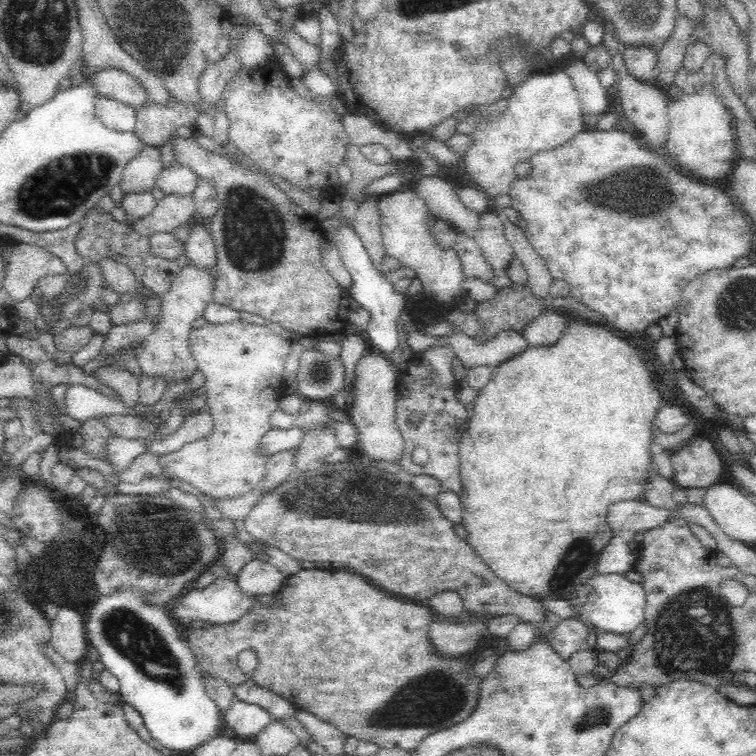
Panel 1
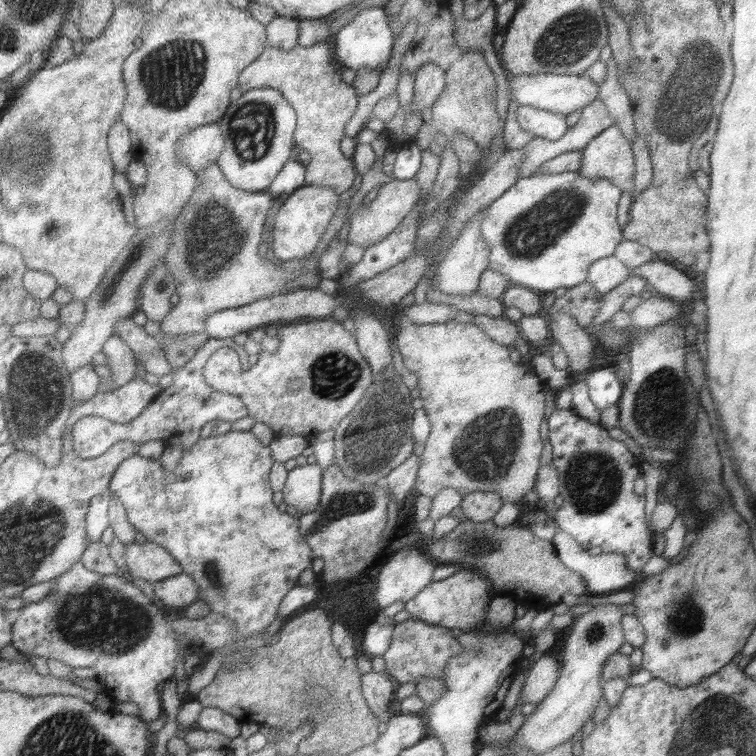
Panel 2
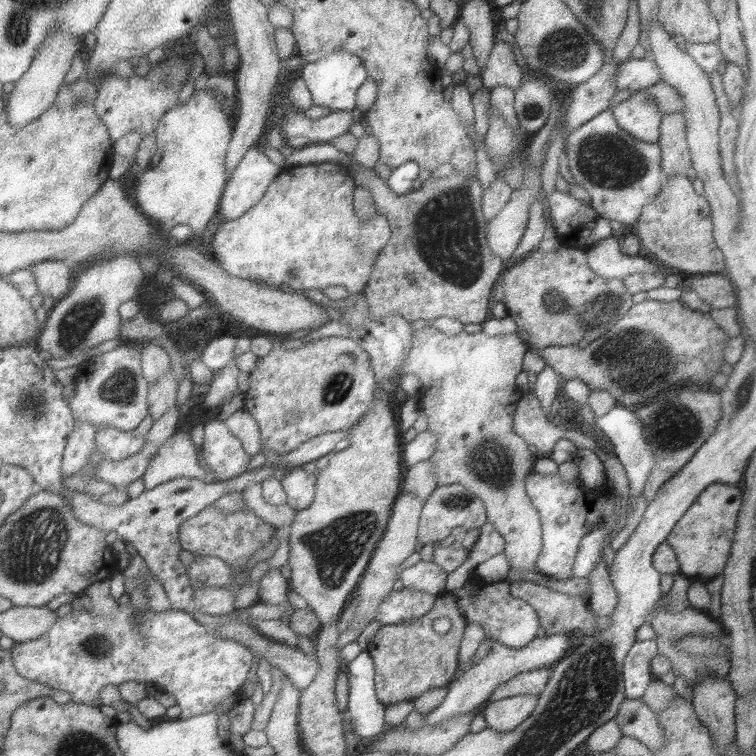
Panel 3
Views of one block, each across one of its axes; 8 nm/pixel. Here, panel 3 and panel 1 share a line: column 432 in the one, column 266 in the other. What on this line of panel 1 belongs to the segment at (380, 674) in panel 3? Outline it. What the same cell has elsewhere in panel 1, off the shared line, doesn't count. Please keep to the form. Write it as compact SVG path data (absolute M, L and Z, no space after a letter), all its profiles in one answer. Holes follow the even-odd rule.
M302 570L286 580L282 594L286 598L284 610L270 612L254 606L230 624L212 624L210 628L180 626L184 644L194 658L194 670L220 678L230 688L244 682L268 688L288 700L296 710L314 714L342 730L348 738L354 736L360 742L372 742L386 750L416 750L424 736L464 720L476 704L474 700L480 678L474 676L472 666L462 658L444 662L432 654L428 646L428 624L432 622L432 612L426 606L388 598L384 592L372 588L362 576L348 570ZM258 624L262 624L264 630L258 630ZM244 650L252 650L258 658L252 674L244 674L238 668L238 654Z

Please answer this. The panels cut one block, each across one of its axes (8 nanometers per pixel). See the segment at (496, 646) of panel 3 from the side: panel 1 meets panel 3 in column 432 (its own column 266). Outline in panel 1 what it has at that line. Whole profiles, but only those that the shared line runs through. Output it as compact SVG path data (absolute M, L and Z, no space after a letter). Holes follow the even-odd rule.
M234 700L220 714L220 734L232 740L250 740L270 724L270 712L260 706Z

